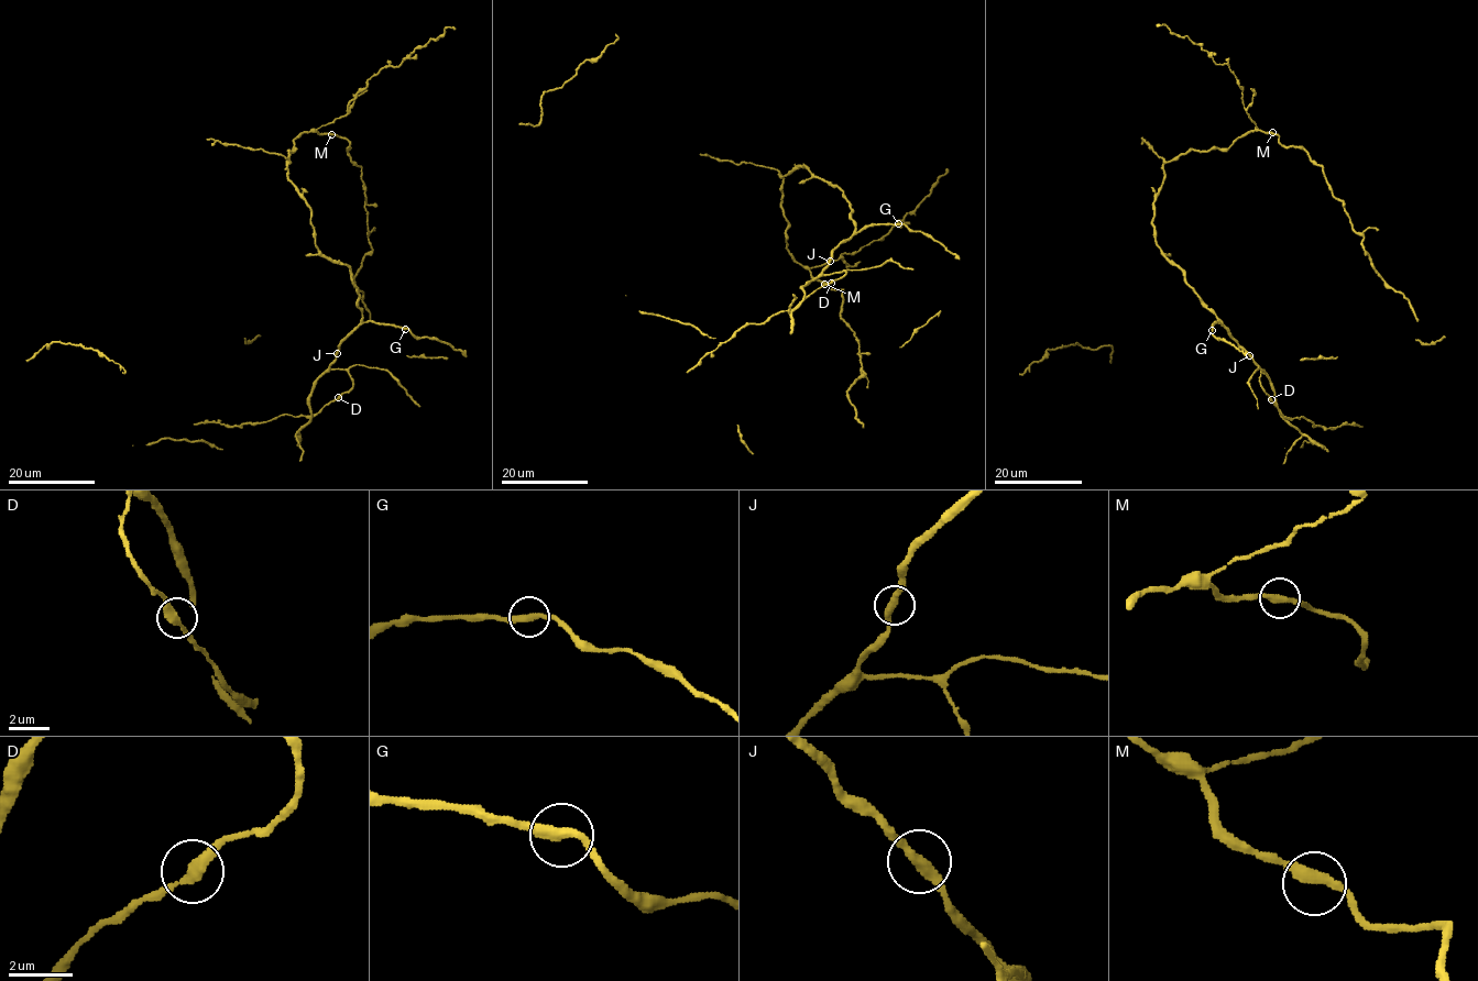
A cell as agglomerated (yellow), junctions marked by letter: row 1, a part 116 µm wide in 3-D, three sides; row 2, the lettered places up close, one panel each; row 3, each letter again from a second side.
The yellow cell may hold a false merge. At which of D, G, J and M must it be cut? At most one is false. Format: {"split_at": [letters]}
{"split_at": []}

